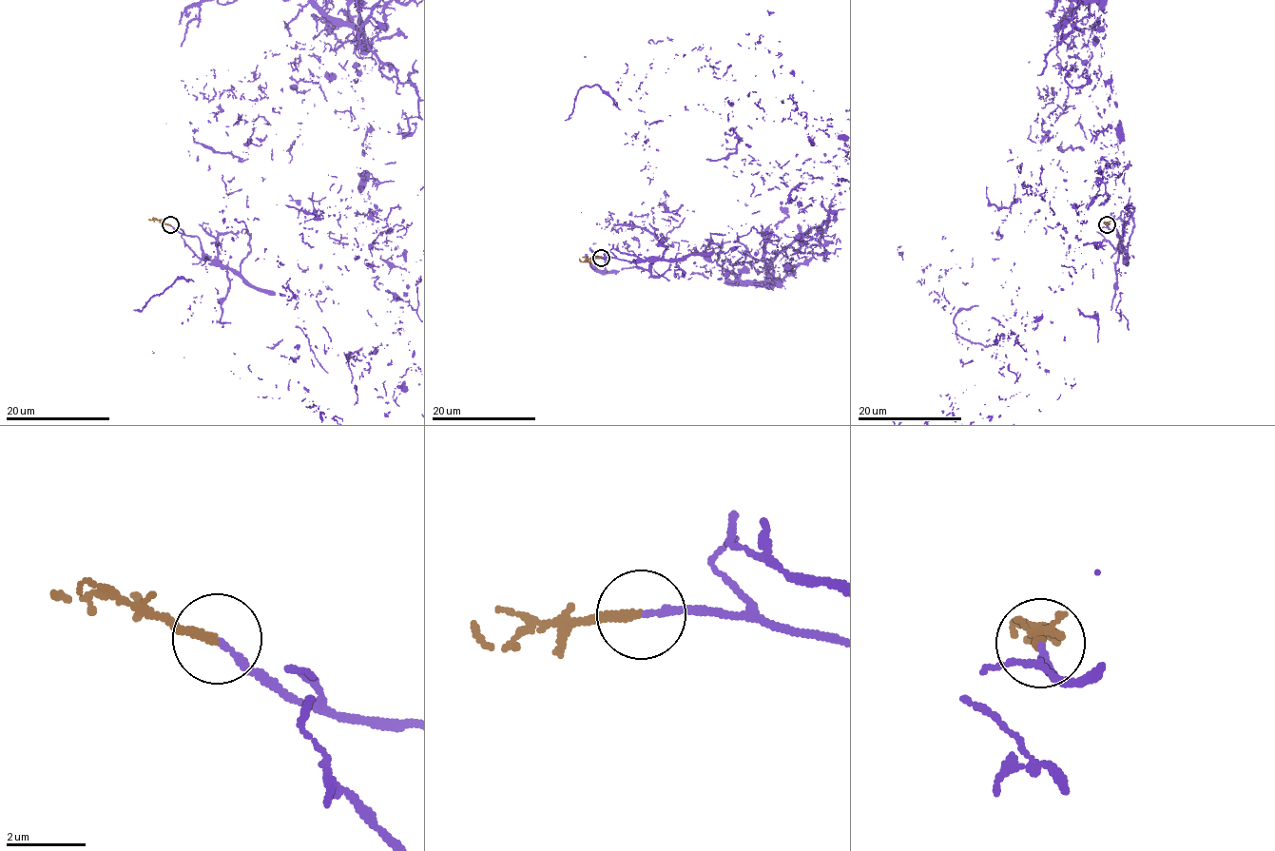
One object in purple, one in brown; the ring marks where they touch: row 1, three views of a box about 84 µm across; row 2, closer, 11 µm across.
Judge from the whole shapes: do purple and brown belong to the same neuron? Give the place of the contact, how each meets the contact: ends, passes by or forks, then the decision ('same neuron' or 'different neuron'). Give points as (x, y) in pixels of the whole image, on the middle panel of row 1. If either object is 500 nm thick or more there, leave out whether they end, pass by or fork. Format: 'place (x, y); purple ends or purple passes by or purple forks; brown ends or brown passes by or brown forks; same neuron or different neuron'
place (601, 258); purple ends; brown ends; same neuron

